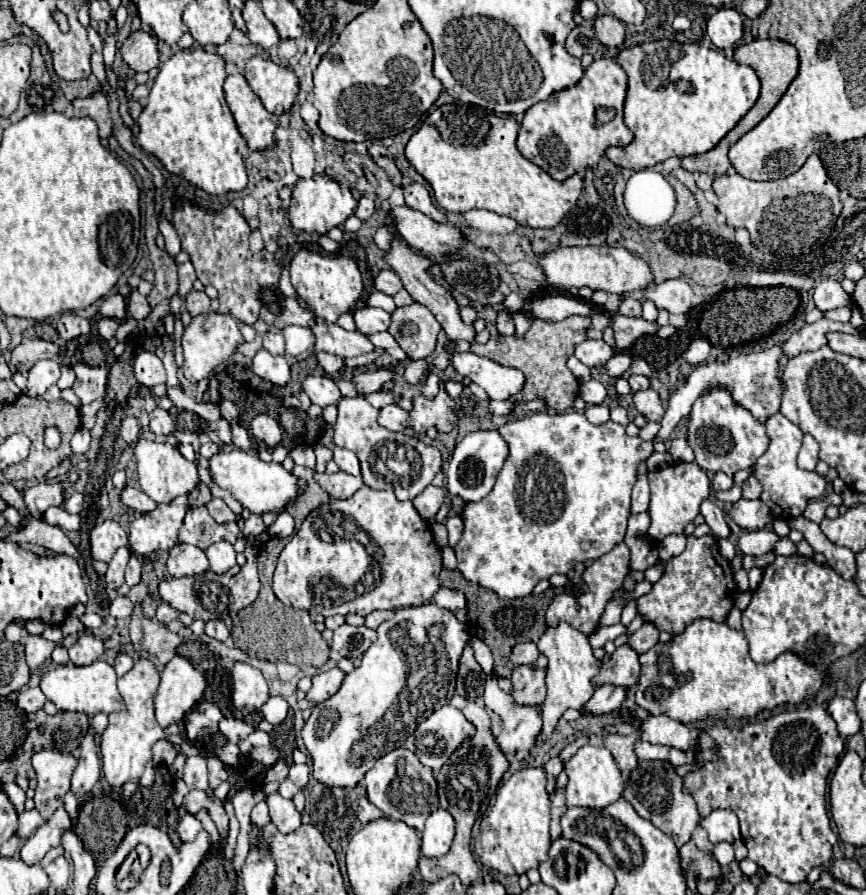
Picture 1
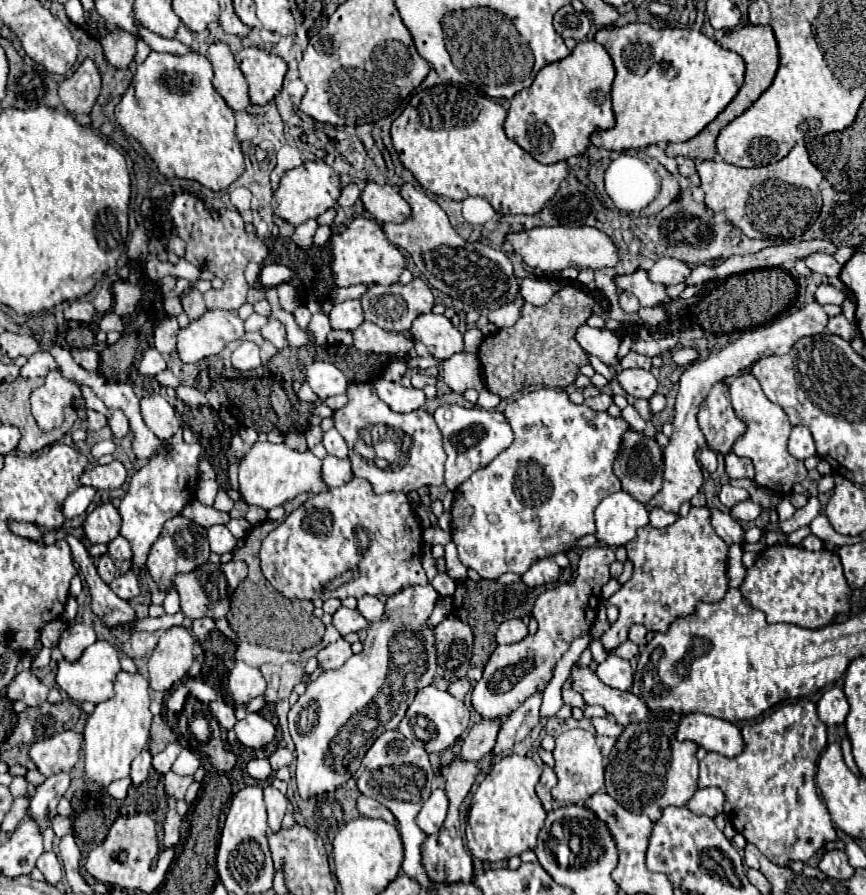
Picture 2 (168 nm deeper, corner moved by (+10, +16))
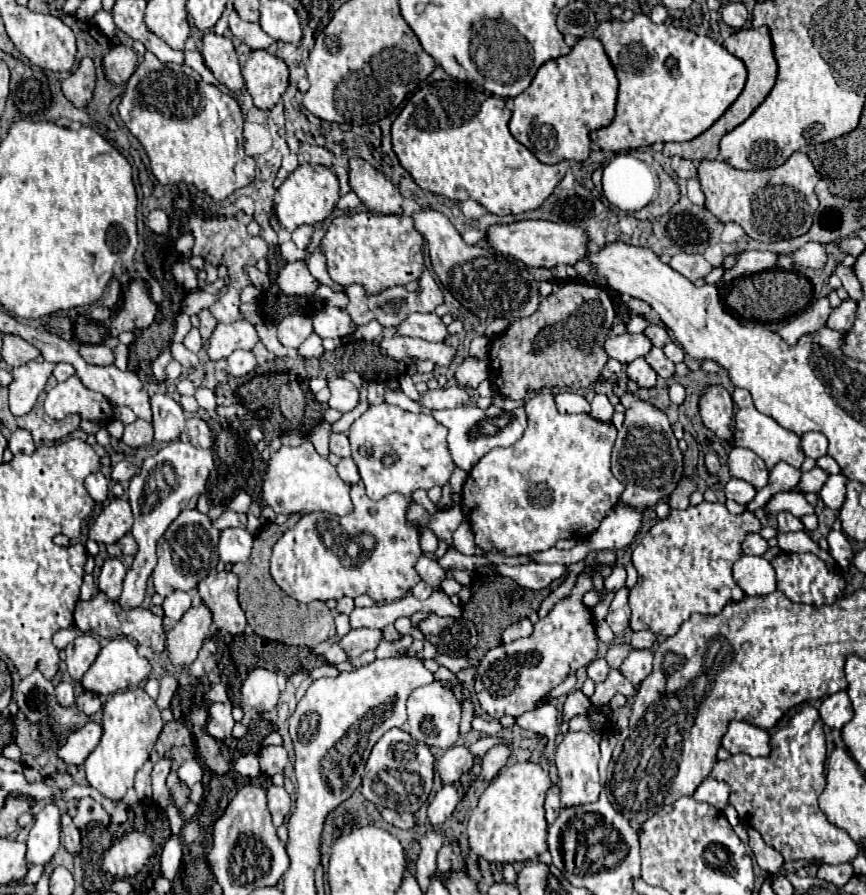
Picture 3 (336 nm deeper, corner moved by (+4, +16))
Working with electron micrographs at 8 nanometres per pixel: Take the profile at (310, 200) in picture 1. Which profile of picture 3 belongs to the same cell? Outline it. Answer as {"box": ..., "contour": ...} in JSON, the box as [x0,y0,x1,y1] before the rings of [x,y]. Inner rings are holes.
{"box":[275,164,339,232],"contour":[[[303,164],[295,172],[289,174],[289,178],[279,186],[275,194],[275,214],[283,228],[293,232],[295,228],[303,224],[317,224],[323,222],[339,200],[339,180],[335,172],[327,166],[319,164]]]}

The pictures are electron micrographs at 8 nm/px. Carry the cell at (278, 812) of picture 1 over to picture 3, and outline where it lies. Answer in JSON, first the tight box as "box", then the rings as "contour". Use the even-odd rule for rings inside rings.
{"box":[267,786,291,826],"contour":[[[269,786],[267,788],[267,800],[269,800],[269,810],[273,816],[273,824],[281,826],[291,812],[291,798],[283,786]]]}

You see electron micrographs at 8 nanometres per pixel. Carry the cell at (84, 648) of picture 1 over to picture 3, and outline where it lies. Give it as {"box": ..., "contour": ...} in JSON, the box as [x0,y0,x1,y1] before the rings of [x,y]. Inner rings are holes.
{"box":[65,632,101,682],"contour":[[[87,632],[81,634],[81,636],[77,636],[65,648],[65,654],[67,654],[65,664],[67,664],[67,670],[73,676],[73,680],[77,680],[77,682],[81,680],[81,676],[89,670],[89,666],[97,658],[99,650],[101,650],[99,640],[95,636],[91,636],[91,634],[87,634]]]}

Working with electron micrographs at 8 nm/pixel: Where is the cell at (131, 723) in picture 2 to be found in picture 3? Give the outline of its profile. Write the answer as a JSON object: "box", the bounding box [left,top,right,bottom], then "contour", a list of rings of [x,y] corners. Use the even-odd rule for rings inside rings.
{"box":[85,688,163,800],"contour":[[[141,688],[113,694],[103,706],[103,736],[99,746],[85,760],[87,782],[97,788],[109,800],[121,800],[129,788],[133,788],[135,772],[149,758],[153,744],[163,728],[163,720],[155,700]]]}

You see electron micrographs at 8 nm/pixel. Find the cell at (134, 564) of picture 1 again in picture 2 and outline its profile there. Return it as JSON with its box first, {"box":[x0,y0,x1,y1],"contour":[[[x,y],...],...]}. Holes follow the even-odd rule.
{"box":[109,536,131,560],"contour":[[[117,536],[113,542],[109,542],[109,554],[115,560],[131,560],[131,546],[123,536]]]}

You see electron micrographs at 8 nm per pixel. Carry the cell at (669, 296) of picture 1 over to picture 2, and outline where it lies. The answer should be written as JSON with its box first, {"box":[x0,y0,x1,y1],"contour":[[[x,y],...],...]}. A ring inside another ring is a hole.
{"box":[649,258,691,286],"contour":[[[659,258],[653,266],[653,272],[649,272],[649,278],[653,282],[671,286],[671,284],[685,282],[689,274],[691,274],[689,264],[683,264],[681,260],[675,260],[675,258]]]}

